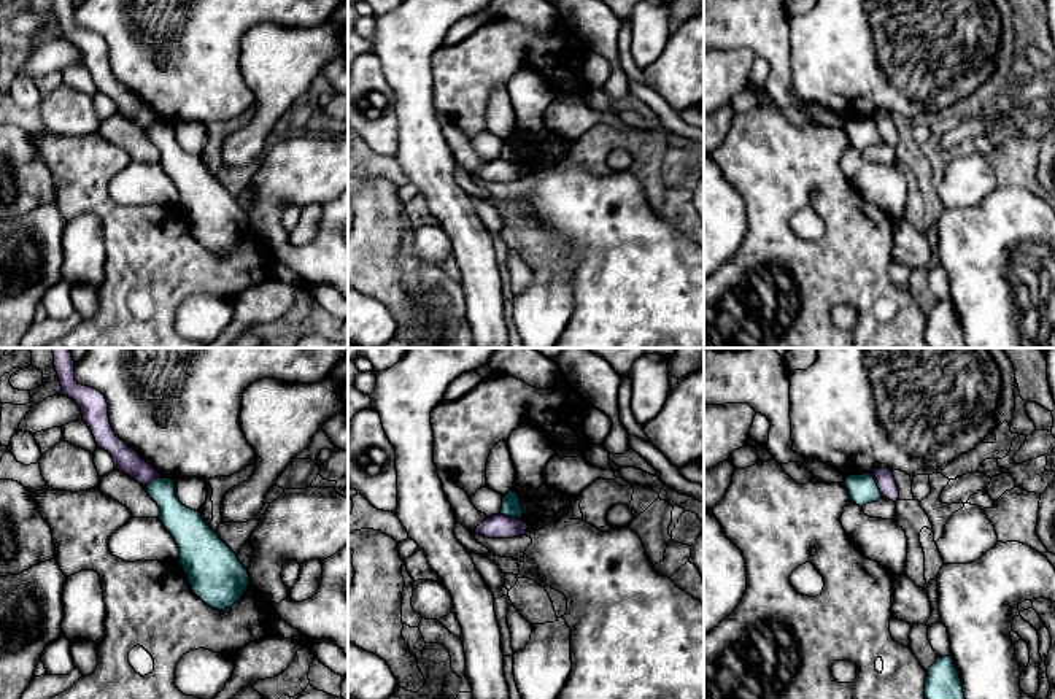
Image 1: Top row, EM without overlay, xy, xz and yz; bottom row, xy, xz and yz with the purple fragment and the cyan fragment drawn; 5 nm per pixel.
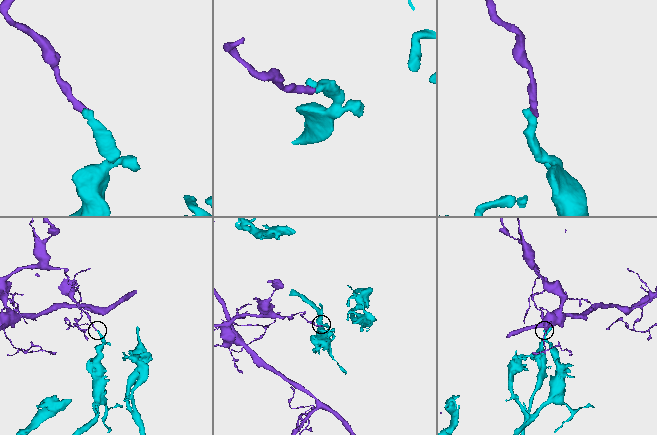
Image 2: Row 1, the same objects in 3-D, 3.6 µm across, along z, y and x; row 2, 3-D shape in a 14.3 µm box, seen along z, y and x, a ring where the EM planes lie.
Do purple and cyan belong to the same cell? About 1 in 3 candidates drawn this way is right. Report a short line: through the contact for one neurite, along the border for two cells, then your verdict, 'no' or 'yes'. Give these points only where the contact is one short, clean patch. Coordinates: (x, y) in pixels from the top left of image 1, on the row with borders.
line yz (871, 472), (882, 494); no

